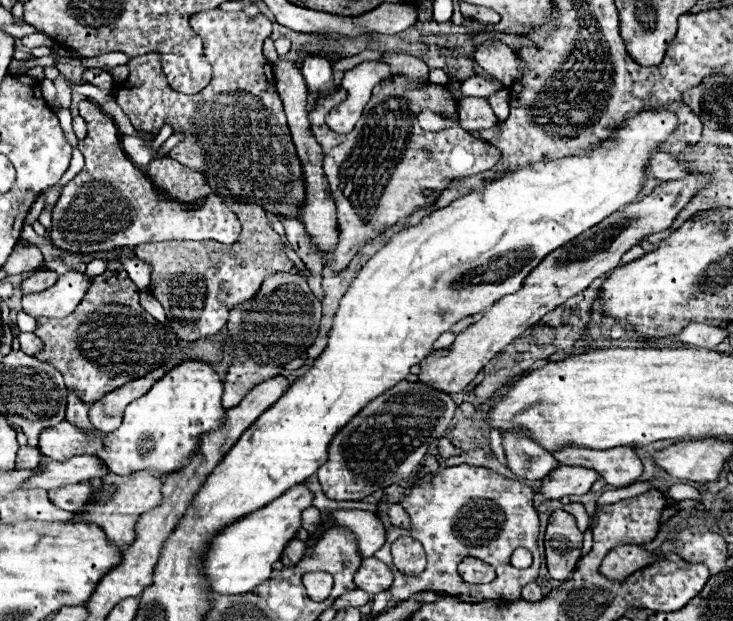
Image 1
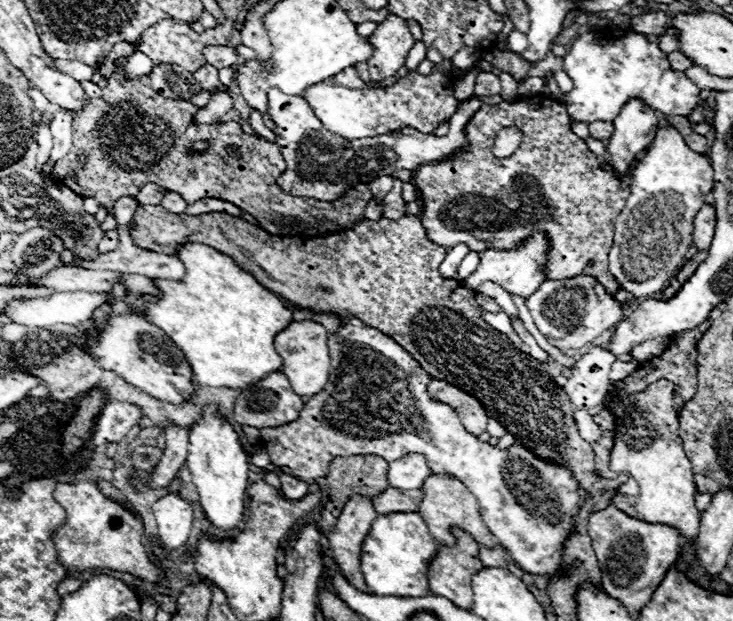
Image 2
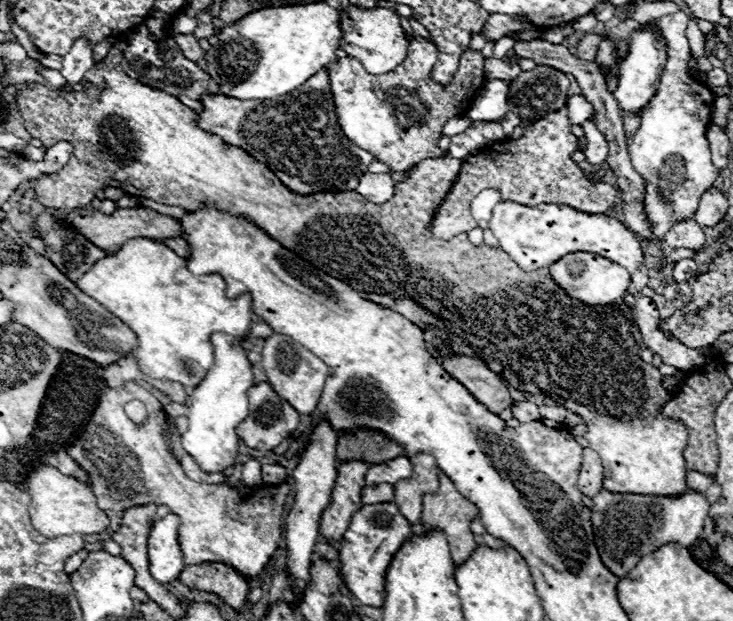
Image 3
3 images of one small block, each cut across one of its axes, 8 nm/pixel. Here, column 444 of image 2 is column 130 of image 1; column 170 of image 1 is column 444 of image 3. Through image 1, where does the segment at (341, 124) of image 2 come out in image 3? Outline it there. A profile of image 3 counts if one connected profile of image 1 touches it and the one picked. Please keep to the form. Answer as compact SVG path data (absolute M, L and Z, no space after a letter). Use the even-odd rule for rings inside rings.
M420 36L408 38L408 56L386 74L368 74L360 60L350 56L338 58L328 70L338 124L358 148L372 152L390 172L410 170L426 158L446 158L448 152L438 148L442 128L450 118L468 112L476 92L484 86L484 60L480 50L470 48L460 60L454 82L450 86L438 86L430 80L436 46Z

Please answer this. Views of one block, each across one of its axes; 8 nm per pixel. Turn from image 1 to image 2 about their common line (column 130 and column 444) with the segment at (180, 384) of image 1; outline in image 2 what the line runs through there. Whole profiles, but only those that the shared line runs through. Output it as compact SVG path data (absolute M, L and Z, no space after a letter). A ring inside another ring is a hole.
M356 316L340 318L338 332L328 336L328 348L332 368L324 390L304 404L300 418L292 424L260 430L262 446L274 466L292 468L294 476L300 480L316 480L326 476L328 464L338 456L374 454L386 462L394 462L410 452L424 454L434 474L452 474L470 488L478 500L484 524L498 538L498 544L510 552L522 572L550 578L562 570L564 542L570 536L576 506L580 504L578 482L568 466L542 460L520 442L514 442L506 450L480 442L476 436L466 432L458 414L448 404L438 402L428 394L428 382L432 378L424 372L424 368L420 368L412 354L380 330L364 326L364 322Z

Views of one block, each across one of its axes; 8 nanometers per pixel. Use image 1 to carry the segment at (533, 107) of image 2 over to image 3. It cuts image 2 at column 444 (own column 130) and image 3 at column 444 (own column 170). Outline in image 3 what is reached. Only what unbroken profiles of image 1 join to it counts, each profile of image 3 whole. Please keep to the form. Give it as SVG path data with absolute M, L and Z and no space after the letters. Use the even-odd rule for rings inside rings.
M560 108L558 112L552 112L532 124L520 140L514 140L514 144L492 144L478 154L468 156L468 160L462 162L462 170L448 196L434 214L430 224L432 234L440 240L450 240L452 236L466 234L476 228L478 224L470 214L470 202L486 188L500 190L502 200L514 200L528 206L566 204L588 214L604 214L610 206L616 204L618 190L610 184L590 182L584 178L578 164L570 160L570 154L576 150L576 146L578 138L570 132L566 108Z

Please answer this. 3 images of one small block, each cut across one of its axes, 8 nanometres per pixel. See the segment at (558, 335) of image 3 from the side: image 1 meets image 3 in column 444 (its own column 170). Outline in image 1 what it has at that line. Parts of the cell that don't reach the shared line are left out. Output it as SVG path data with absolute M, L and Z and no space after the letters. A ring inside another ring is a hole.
M156 158L152 160L152 164L148 164L146 170L160 192L178 202L194 204L202 202L210 194L206 178L200 170L182 166L172 158ZM234 202L232 210L242 222L236 244L226 246L216 240L170 240L134 248L136 256L150 262L154 268L148 292L164 306L174 334L186 342L218 334L226 326L230 310L252 300L266 276L294 268L294 262L290 262L280 248L280 236L270 228L266 212L260 206Z

